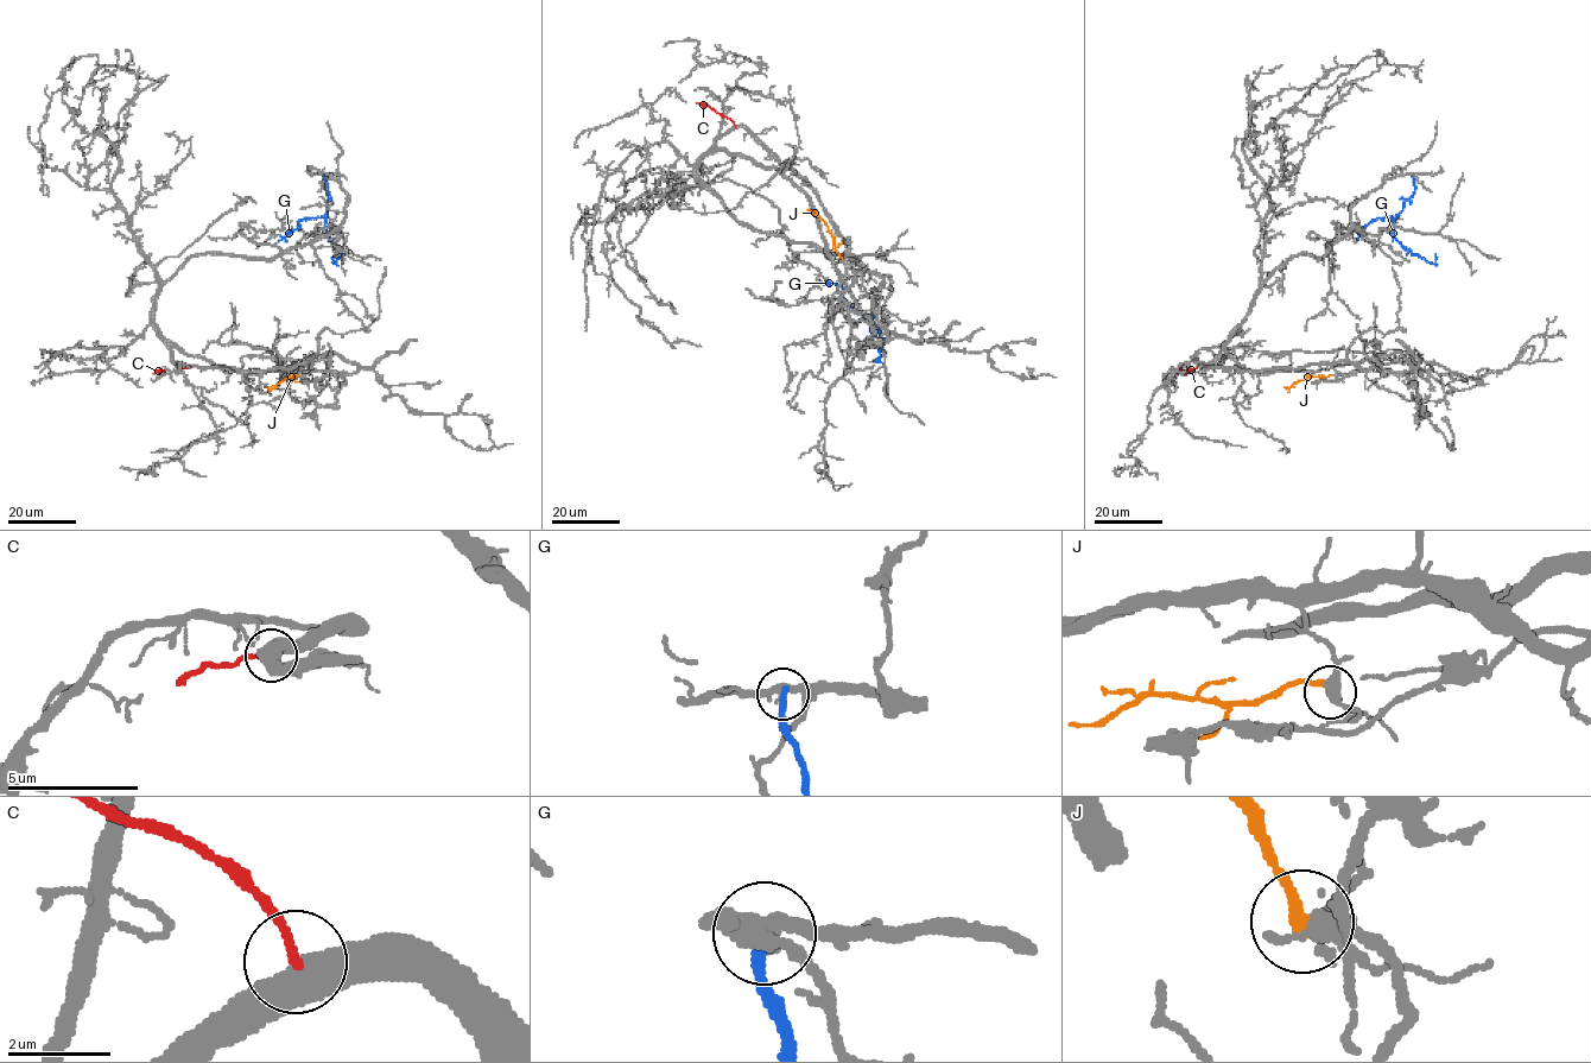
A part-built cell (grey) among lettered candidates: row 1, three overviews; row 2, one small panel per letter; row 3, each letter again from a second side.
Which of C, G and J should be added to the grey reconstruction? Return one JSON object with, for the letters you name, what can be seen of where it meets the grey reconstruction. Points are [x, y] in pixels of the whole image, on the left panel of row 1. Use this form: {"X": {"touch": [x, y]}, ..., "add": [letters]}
{"add": []}

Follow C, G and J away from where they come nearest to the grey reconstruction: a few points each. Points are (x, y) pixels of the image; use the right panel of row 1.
C: (1200, 367), (1184, 373), (1178, 371), (1178, 374)
G: (1412, 173), (1414, 193), (1393, 220), (1393, 236), (1427, 261), (1436, 264), (1437, 257)
J: (1335, 377), (1311, 377), (1286, 387)

